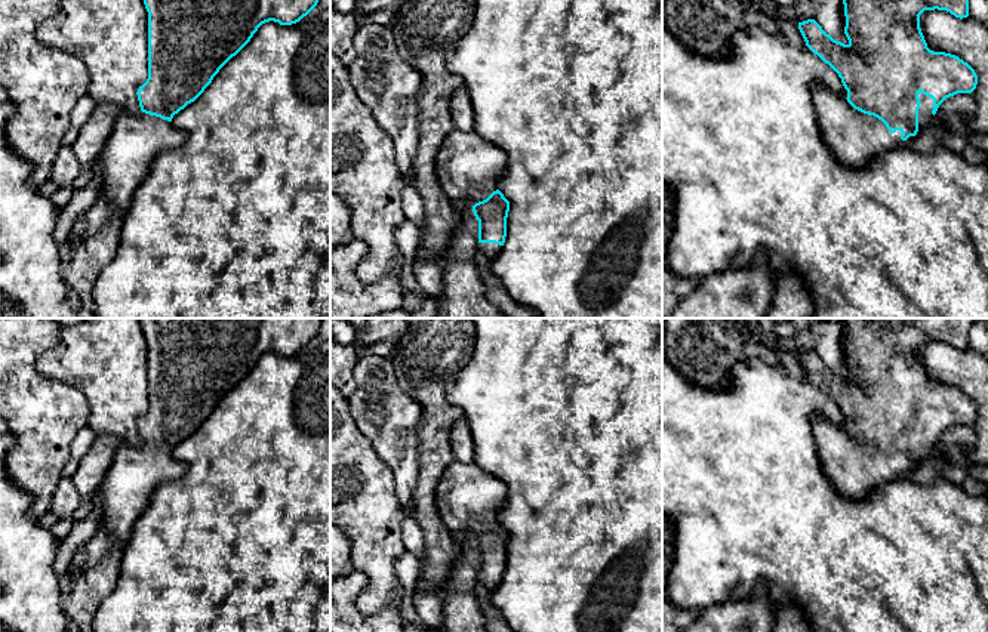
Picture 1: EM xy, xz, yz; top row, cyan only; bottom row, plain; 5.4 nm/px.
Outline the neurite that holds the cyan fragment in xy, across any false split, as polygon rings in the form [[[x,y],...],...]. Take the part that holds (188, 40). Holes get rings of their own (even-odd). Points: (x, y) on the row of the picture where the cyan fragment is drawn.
[[[144,0],[148,12],[148,78],[136,92],[141,112],[120,110],[111,136],[90,164],[93,173],[102,176],[99,194],[105,194],[116,210],[126,210],[156,157],[187,142],[187,133],[173,126],[173,115],[204,92],[262,24],[296,24],[317,3],[318,0]]]

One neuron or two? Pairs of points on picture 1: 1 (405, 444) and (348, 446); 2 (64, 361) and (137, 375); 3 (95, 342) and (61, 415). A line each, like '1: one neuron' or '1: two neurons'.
1: two neurons
2: one neuron
3: two neurons

